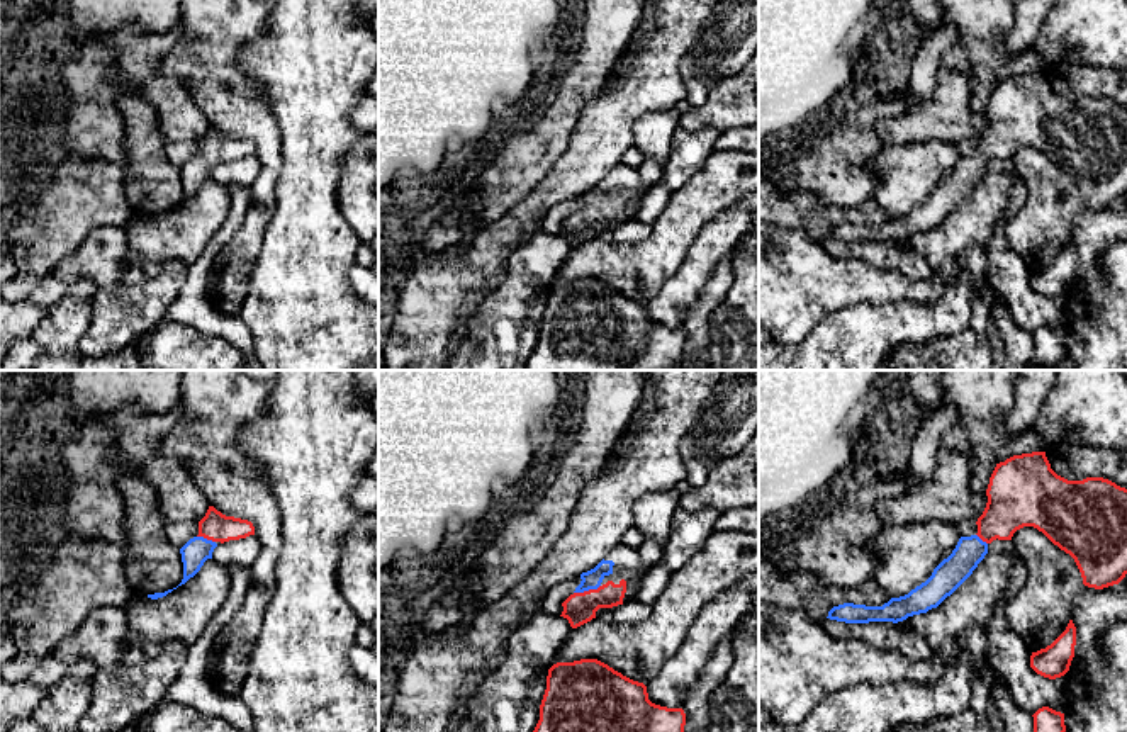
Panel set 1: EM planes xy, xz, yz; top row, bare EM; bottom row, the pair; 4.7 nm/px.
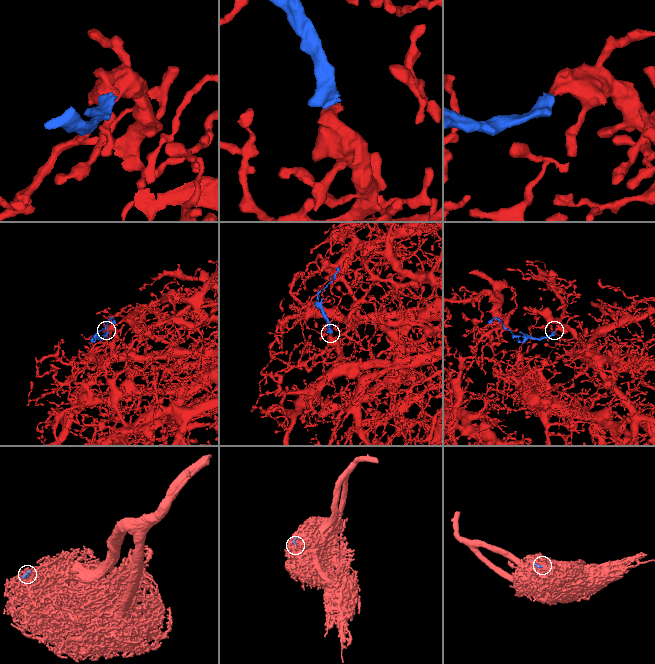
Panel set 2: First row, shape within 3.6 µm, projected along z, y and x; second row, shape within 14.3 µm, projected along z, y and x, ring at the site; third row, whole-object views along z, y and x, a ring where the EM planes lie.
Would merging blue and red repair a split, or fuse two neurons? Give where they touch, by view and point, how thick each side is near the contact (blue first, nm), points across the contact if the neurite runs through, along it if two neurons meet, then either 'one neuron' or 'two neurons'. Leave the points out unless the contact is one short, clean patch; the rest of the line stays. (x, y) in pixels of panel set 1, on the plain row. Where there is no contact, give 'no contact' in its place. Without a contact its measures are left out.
contact xz (586, 209); calibres 90 and 150 nm; way xz (591, 199), (586, 209), (586, 219), (579, 228); one neuron

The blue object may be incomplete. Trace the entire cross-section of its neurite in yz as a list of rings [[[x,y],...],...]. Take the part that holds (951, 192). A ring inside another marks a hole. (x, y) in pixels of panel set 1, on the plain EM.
[[[1046,71],[1013,75],[996,83],[986,109],[988,122],[978,138],[978,153],[961,156],[952,173],[932,195],[908,214],[891,217],[883,226],[844,222],[828,231],[830,239],[845,243],[903,241],[927,233],[950,216],[978,187],[993,160],[1012,160],[1023,146],[1042,151],[1054,165],[1069,173],[1083,197],[1083,204],[1103,209],[1119,204],[1127,194],[1127,109],[1103,97],[1068,100],[1057,95]]]

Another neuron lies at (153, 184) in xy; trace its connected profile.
[[[124,95],[117,107],[124,119],[126,199],[134,214],[177,207],[183,199],[180,168],[166,156],[156,110],[136,95]]]

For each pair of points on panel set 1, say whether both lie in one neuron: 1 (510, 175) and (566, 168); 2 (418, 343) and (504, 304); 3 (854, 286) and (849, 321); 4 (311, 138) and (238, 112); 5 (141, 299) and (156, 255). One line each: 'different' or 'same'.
1: different
2: different
3: different
4: different
5: different

